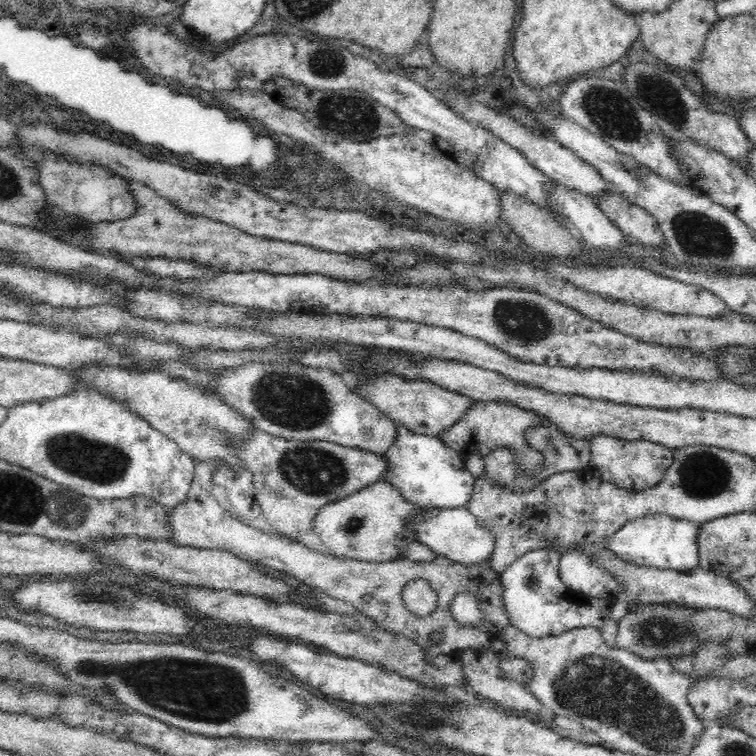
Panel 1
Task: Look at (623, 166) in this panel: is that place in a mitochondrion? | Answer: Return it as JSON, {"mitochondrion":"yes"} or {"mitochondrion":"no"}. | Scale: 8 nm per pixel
{"mitochondrion":"yes"}

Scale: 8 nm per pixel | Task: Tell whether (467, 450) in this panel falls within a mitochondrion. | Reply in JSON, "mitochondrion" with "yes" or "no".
{"mitochondrion":"no"}

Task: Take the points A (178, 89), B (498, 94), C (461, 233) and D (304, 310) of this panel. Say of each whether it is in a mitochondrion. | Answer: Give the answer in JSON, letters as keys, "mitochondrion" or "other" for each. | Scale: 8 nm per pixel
{"A":"other","B":"other","C":"other","D":"other"}

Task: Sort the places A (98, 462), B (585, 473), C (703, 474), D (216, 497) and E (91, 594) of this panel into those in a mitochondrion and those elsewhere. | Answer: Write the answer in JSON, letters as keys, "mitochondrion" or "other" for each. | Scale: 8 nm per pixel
{"A":"mitochondrion","B":"other","C":"mitochondrion","D":"other","E":"mitochondrion"}

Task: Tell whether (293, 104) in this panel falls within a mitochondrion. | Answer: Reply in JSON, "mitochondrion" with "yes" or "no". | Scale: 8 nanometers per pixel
{"mitochondrion":"no"}

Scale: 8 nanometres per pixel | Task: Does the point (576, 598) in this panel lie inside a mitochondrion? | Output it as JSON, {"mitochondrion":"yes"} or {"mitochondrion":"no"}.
{"mitochondrion":"no"}

